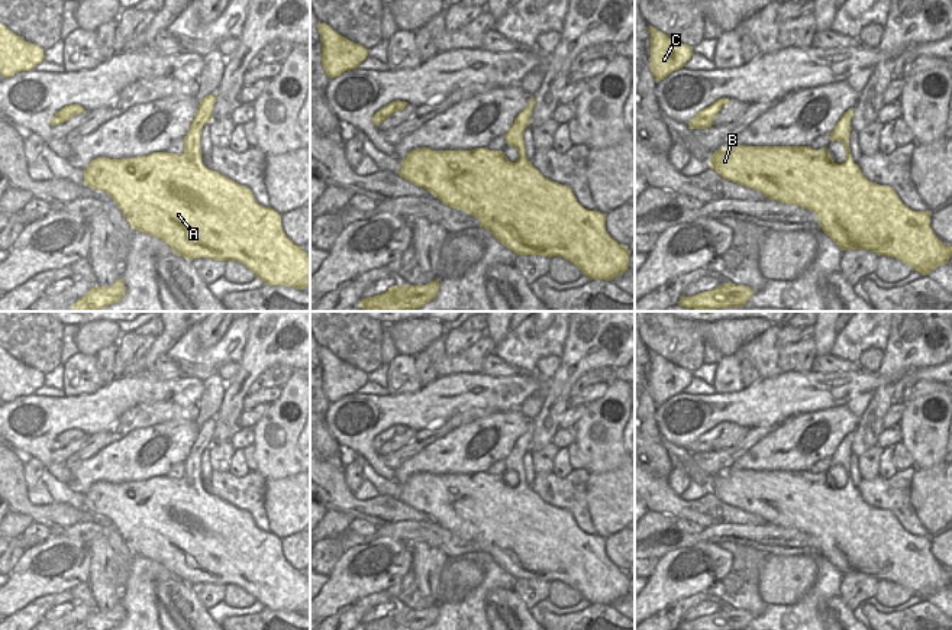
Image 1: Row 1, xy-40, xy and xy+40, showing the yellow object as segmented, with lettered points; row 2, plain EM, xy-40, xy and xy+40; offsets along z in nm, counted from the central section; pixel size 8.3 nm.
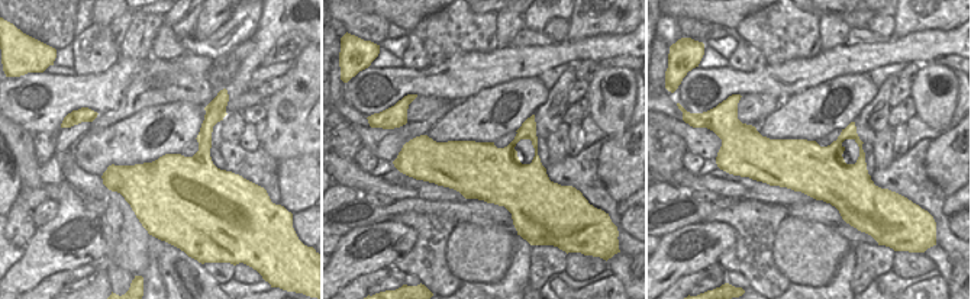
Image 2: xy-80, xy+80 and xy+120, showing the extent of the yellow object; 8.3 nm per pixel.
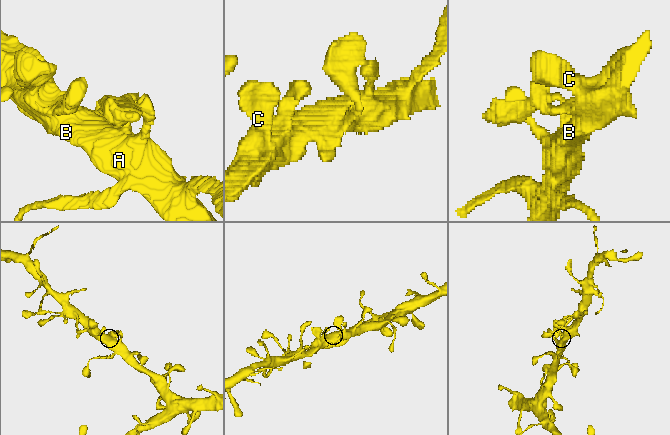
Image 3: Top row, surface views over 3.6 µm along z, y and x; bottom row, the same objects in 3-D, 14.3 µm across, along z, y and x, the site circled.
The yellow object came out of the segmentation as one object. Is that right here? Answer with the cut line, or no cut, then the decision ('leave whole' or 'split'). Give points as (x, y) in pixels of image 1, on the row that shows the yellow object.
no cut | leave whole

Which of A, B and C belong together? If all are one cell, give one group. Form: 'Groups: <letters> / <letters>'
Groups: A B C

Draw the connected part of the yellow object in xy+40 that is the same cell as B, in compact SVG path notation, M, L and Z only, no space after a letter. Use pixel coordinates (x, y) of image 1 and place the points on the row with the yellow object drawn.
M853 109L843 113L830 133L830 142L840 140L845 145L846 158L843 164L835 164L826 148L817 151L810 146L745 146L733 145L716 151L710 158L710 168L727 181L761 191L767 198L784 204L797 204L813 211L819 217L822 230L842 249L872 251L878 256L887 255L914 268L916 272L927 275L938 266L948 264L952 246L946 246L936 238L930 227L930 211L914 211L901 203L895 191L888 185L871 182L853 162L849 146L851 119Z

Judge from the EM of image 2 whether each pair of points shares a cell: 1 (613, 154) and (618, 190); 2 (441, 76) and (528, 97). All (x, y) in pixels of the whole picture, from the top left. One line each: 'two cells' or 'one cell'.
1: one cell
2: two cells

